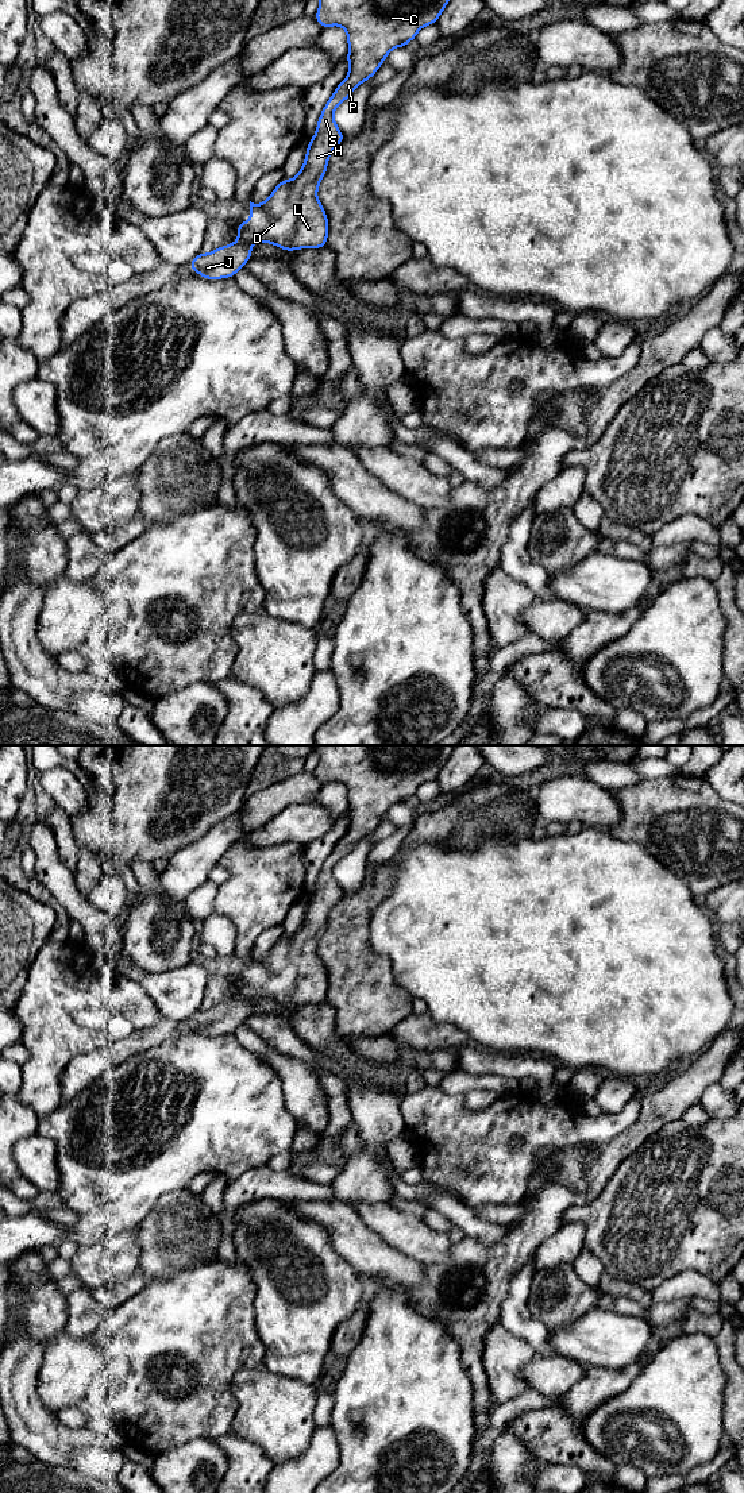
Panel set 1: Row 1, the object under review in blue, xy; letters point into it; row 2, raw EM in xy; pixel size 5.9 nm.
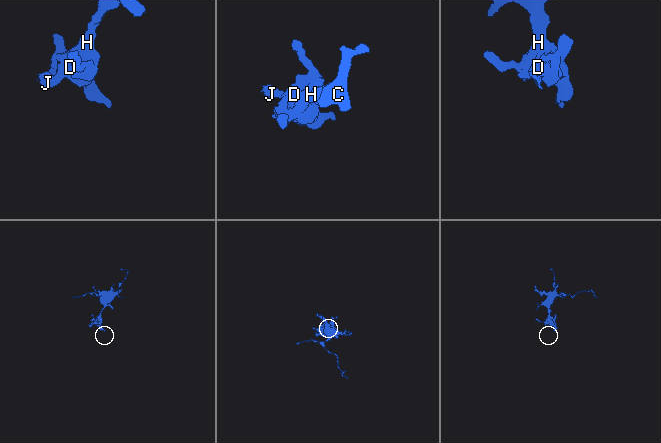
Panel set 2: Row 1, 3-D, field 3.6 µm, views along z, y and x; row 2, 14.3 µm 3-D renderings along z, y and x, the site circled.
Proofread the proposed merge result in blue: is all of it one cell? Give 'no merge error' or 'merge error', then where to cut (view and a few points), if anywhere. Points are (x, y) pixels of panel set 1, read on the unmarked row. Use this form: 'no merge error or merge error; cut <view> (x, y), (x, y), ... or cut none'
no merge error; cut none

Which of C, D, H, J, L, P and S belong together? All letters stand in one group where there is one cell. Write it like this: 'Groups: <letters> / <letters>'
Groups: C D H J L P S

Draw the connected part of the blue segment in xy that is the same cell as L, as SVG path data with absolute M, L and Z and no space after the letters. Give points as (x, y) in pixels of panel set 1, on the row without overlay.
M312 745L319 753L319 764L315 775L321 784L340 782L347 788L348 830L336 842L325 859L317 877L316 888L308 896L301 926L292 935L282 935L262 958L250 957L250 977L238 979L238 996L221 1002L208 1010L198 1008L189 1019L192 1029L203 1034L217 1037L234 1033L253 1014L254 999L271 999L285 1007L300 1004L323 1004L328 994L328 972L317 954L319 941L327 929L328 915L332 907L344 896L344 891L334 876L335 865L346 857L354 846L370 836L388 810L396 803L405 803L416 795L417 788L431 780L436 780L442 768L456 745Z

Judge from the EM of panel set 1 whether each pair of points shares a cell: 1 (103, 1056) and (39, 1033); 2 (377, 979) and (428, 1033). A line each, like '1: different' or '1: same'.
1: different
2: different

